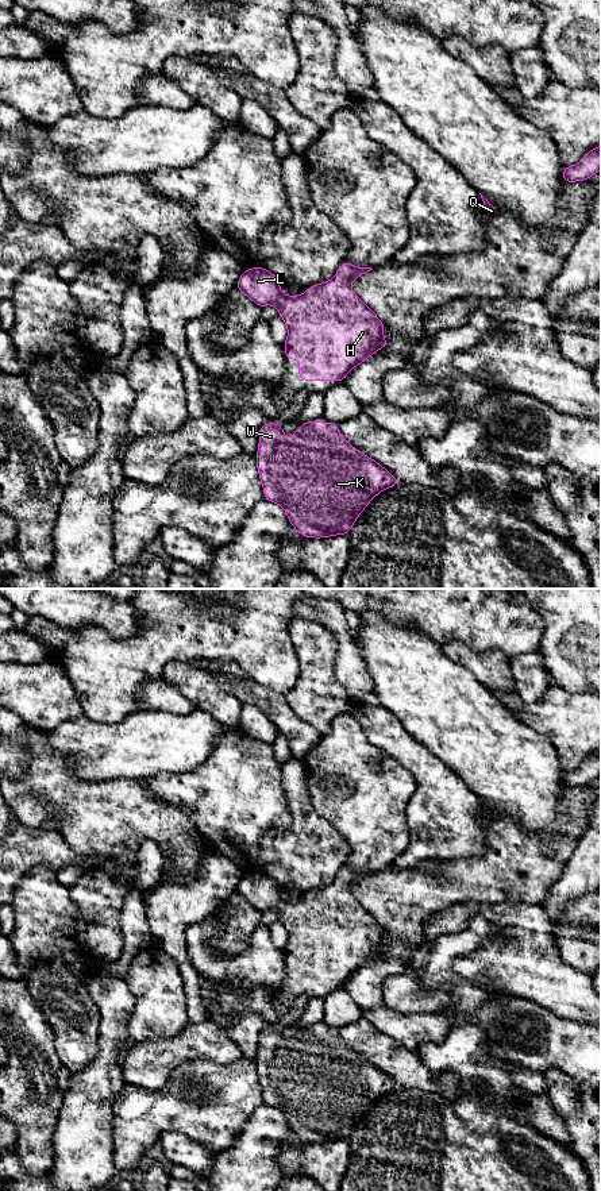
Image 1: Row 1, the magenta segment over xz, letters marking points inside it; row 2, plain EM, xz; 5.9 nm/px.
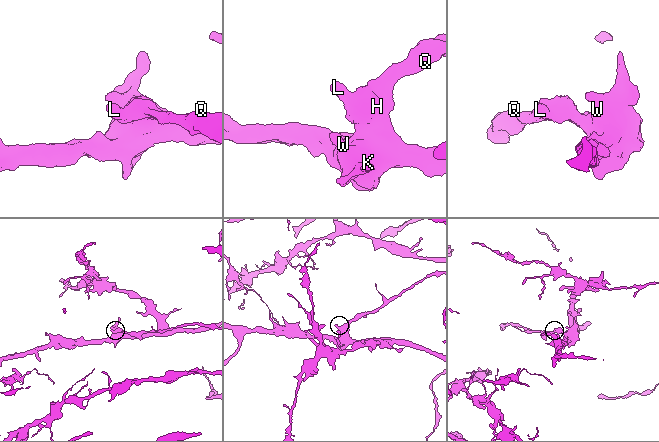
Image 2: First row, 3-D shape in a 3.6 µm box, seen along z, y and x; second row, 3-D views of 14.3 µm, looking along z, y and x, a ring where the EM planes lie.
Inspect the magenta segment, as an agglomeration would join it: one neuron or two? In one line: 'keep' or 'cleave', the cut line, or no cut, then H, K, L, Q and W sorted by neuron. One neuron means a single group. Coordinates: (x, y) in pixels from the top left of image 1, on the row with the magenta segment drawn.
keep | no cut | H K L Q W

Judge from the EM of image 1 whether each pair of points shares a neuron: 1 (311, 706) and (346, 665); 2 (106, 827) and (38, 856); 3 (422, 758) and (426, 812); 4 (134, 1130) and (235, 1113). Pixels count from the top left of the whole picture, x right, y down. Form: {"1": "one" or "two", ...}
{"1": "two", "2": "two", "3": "one", "4": "one"}

